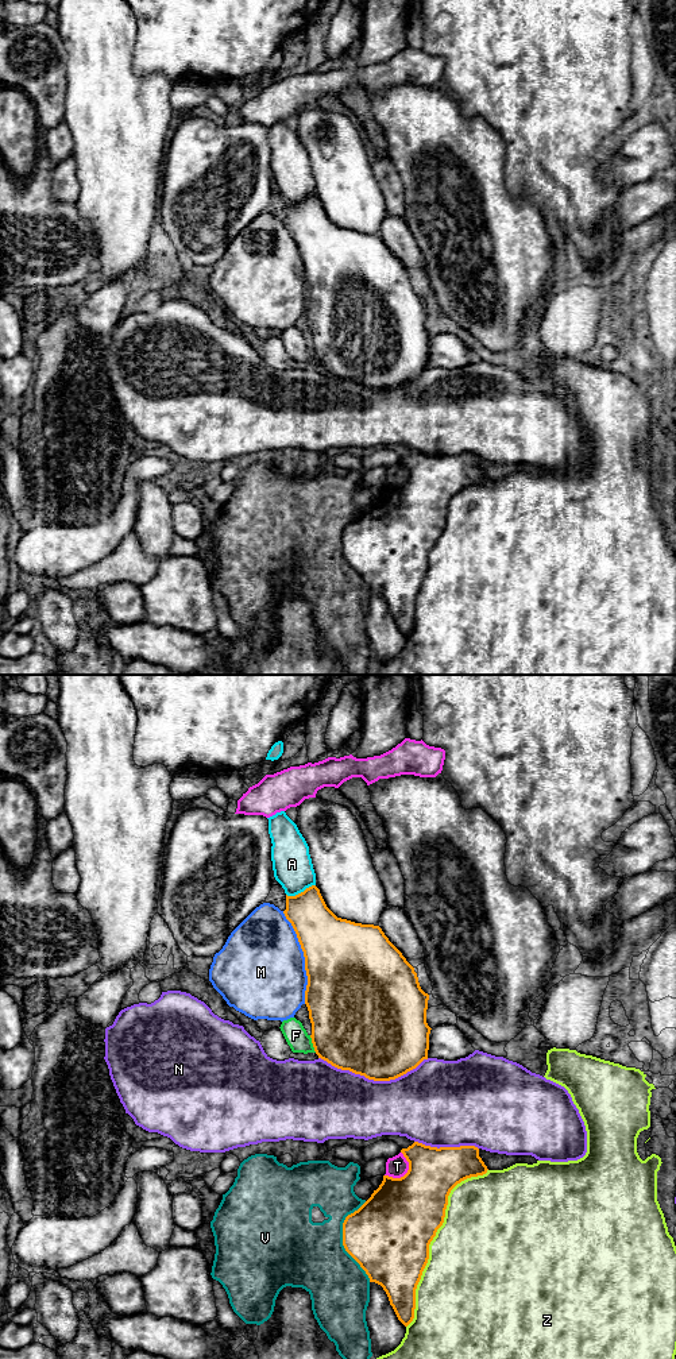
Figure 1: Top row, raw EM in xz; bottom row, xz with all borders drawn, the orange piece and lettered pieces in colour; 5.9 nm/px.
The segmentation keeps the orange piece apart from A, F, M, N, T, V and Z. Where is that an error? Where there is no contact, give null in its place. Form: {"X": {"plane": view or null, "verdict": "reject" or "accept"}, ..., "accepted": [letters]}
{"A": {"plane": "xz", "verdict": "reject"}, "F": {"plane": "xz", "verdict": "reject"}, "M": {"plane": "xz", "verdict": "reject"}, "N": {"plane": "xz", "verdict": "reject"}, "T": {"plane": "xz", "verdict": "reject"}, "V": {"plane": "xz", "verdict": "reject"}, "Z": {"plane": "xz", "verdict": "reject"}, "accepted": []}

